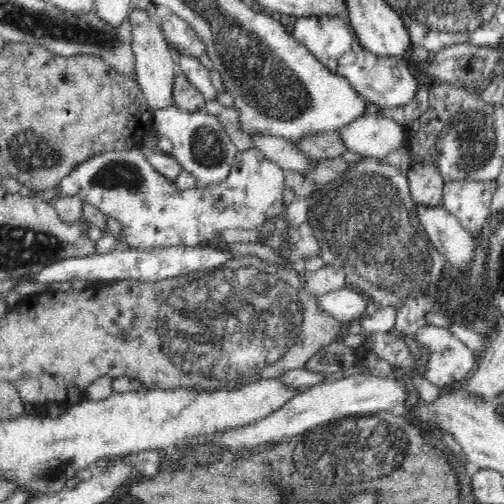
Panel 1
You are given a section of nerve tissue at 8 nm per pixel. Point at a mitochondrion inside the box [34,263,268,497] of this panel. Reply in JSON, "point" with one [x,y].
{"point":[59,470]}

